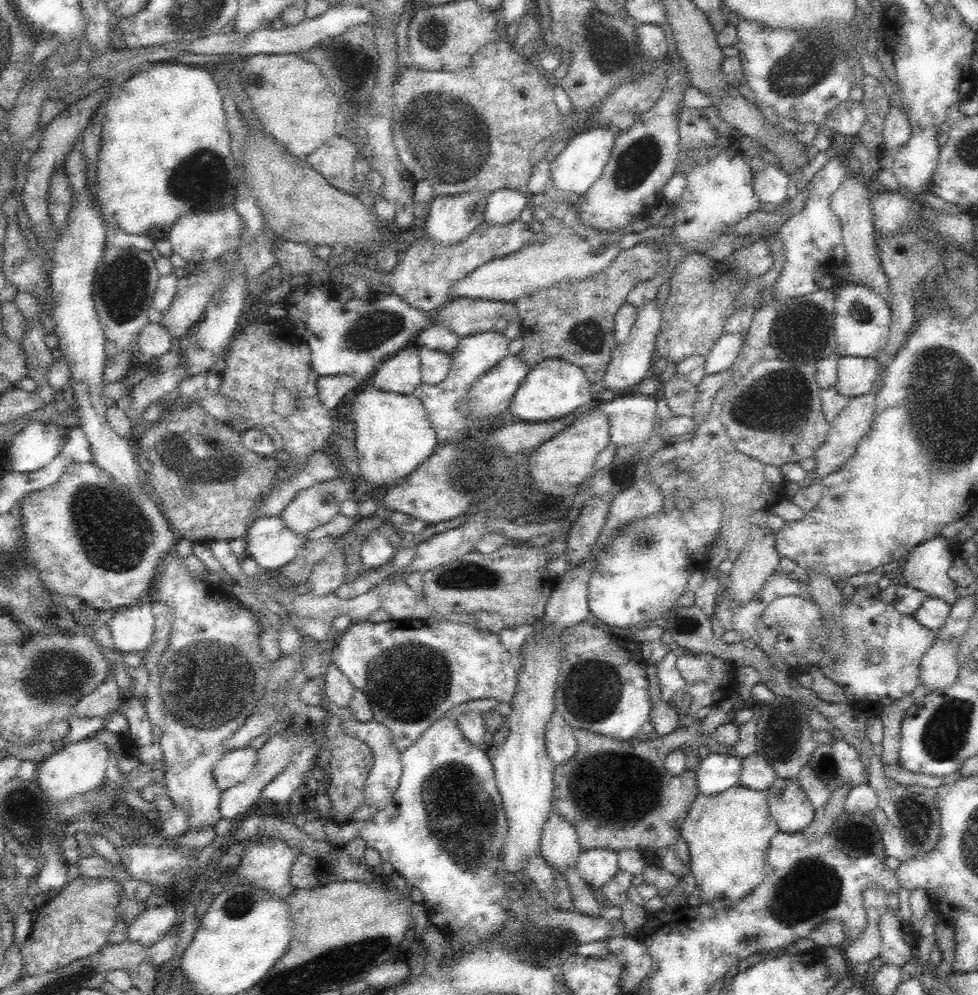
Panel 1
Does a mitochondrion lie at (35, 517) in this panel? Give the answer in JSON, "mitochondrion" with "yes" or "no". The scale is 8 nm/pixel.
{"mitochondrion":"no"}

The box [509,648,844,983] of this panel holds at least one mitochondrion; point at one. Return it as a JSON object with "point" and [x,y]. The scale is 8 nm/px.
{"point":[807,891]}

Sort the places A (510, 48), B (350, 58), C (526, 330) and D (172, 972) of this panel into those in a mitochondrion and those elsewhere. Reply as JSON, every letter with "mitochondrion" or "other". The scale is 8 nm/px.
{"A":"other","B":"mitochondrion","C":"other","D":"other"}

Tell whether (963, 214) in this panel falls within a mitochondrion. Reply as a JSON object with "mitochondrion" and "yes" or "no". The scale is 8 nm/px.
{"mitochondrion":"no"}

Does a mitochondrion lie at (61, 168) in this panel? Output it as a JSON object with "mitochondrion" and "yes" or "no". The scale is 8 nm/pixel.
{"mitochondrion":"no"}

